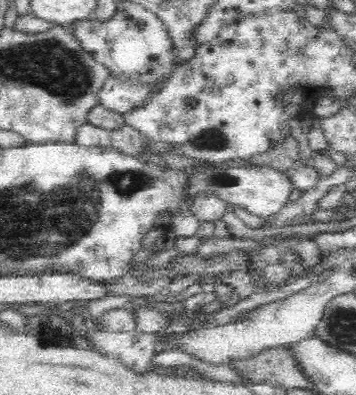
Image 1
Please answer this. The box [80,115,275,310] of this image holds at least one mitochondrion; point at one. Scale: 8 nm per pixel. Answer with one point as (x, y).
(126, 182)

